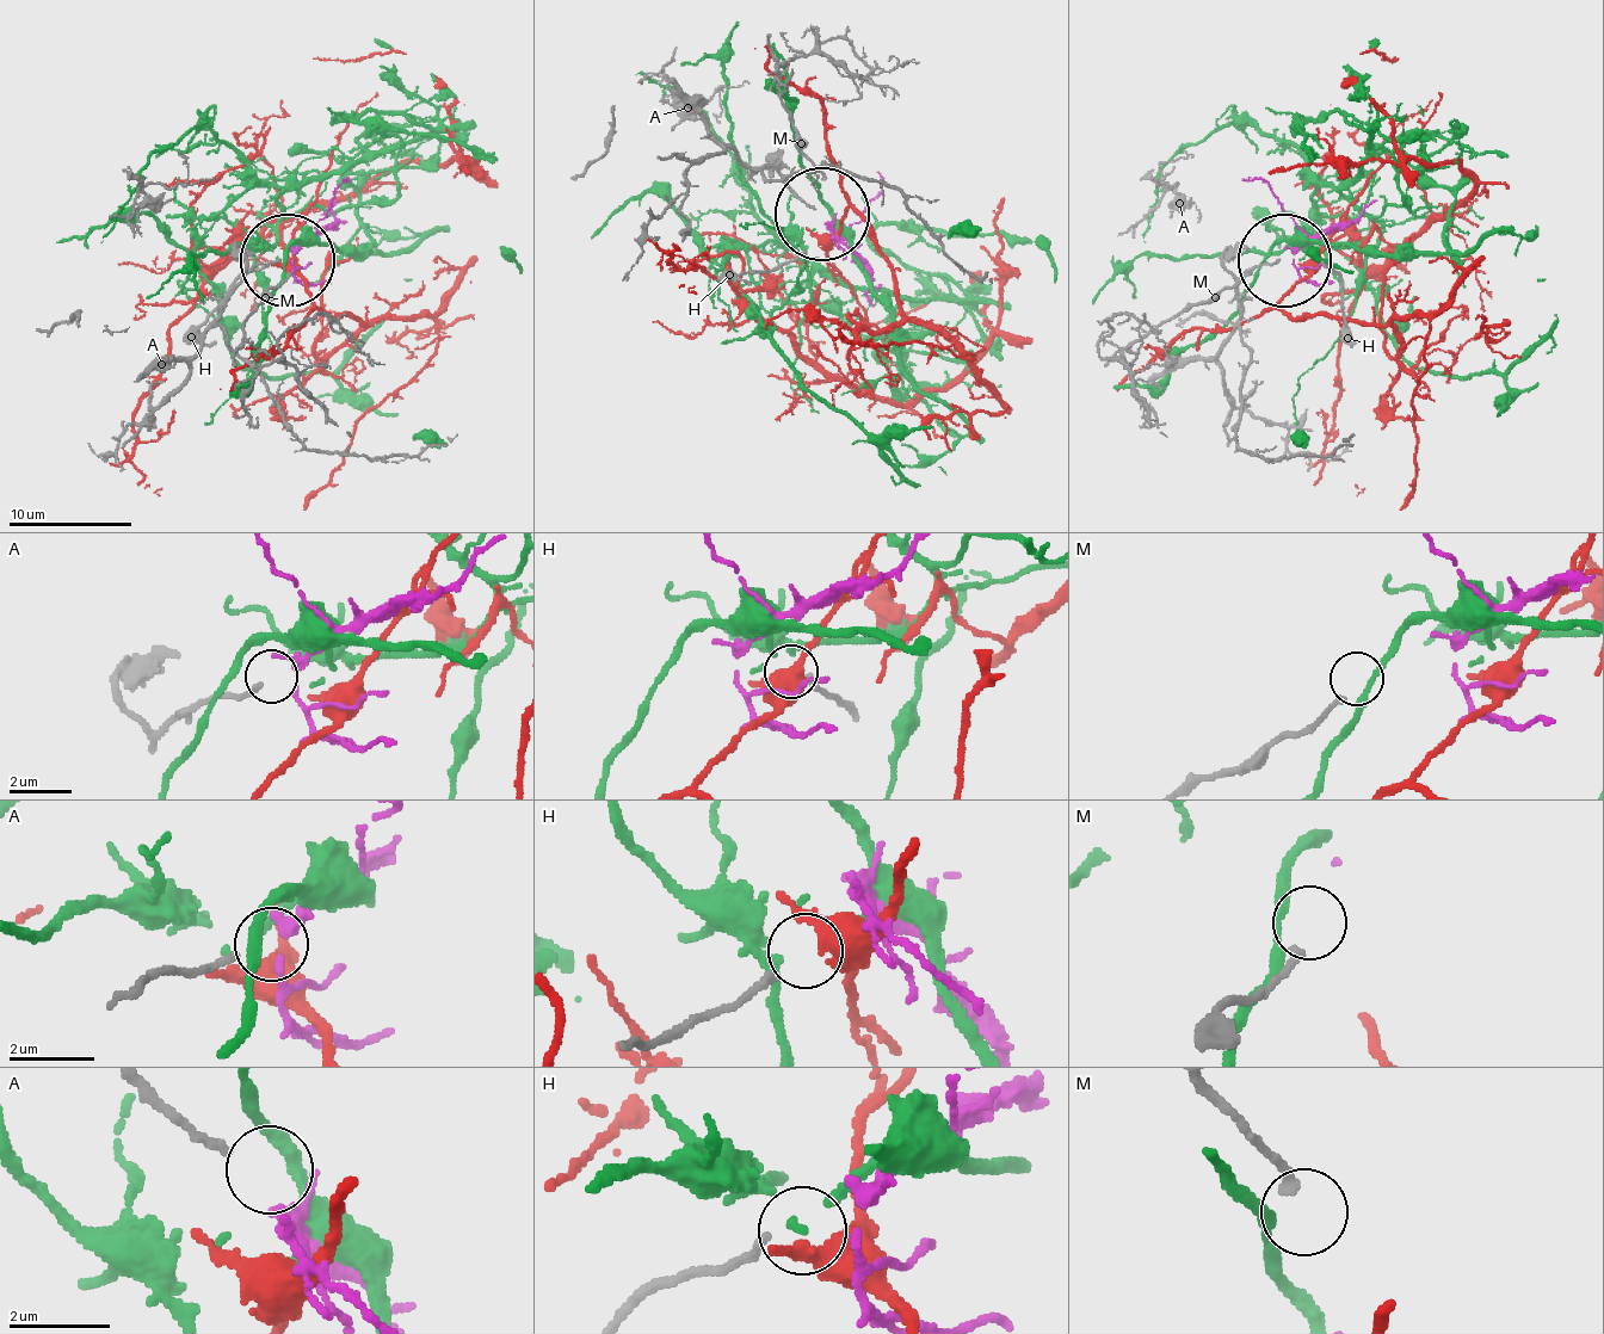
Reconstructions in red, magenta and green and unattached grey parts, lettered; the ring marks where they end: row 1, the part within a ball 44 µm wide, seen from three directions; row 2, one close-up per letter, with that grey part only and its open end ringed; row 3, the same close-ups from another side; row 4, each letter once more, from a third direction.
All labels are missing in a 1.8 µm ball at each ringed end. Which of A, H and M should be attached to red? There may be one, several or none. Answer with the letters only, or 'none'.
none

